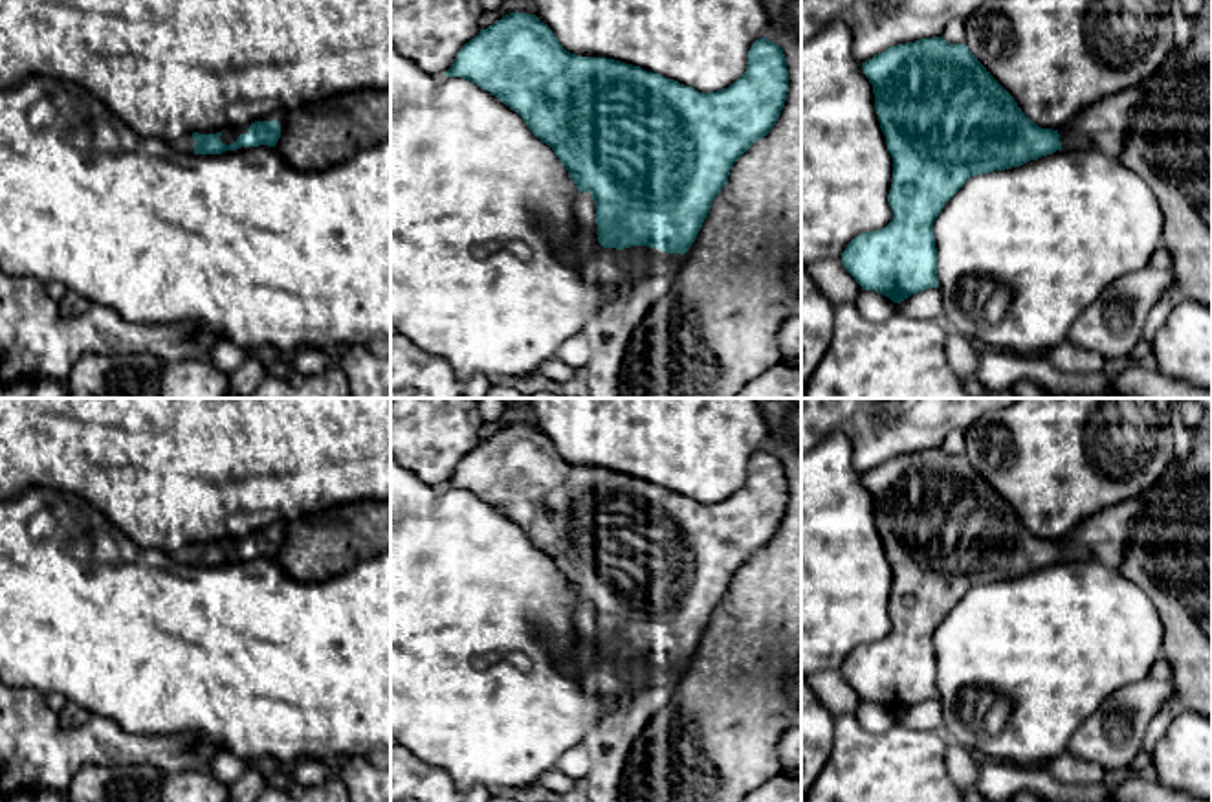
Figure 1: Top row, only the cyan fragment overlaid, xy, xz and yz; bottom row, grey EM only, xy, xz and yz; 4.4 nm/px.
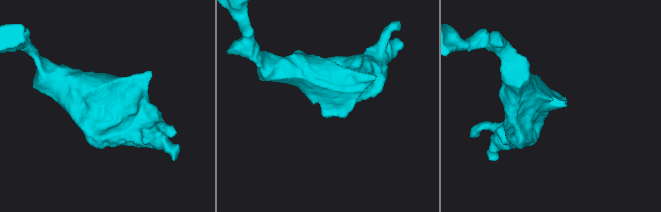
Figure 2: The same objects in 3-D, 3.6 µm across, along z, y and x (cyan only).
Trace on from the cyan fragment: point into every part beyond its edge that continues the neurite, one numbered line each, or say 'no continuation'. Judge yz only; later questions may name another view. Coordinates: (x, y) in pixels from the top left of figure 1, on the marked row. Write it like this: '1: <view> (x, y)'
1: yz (1104, 125)

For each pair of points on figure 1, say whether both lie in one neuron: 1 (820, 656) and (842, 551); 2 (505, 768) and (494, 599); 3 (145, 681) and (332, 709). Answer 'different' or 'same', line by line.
1: same
2: same
3: same

